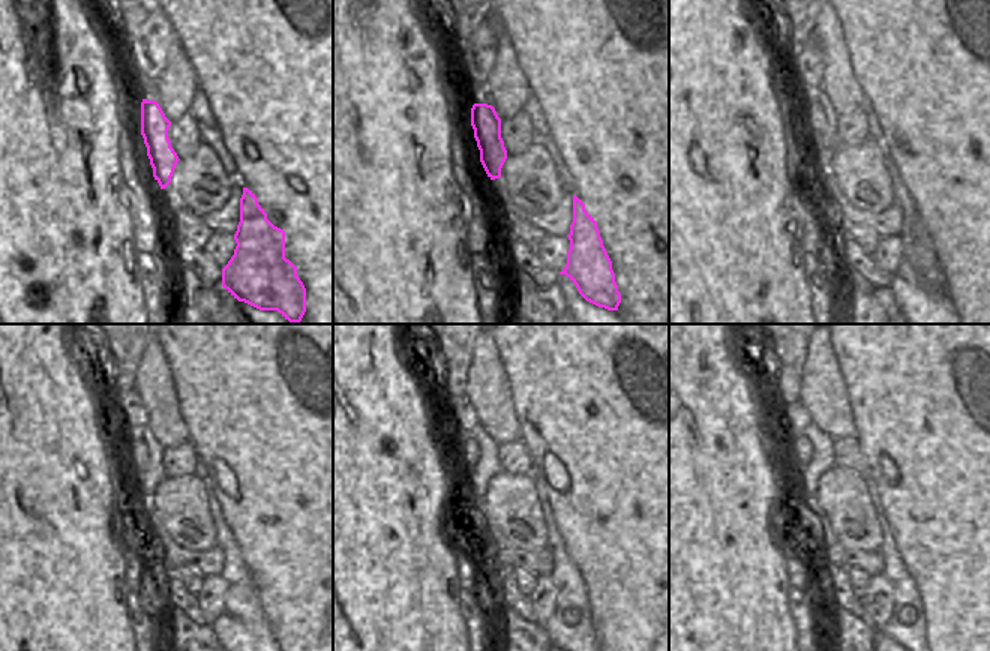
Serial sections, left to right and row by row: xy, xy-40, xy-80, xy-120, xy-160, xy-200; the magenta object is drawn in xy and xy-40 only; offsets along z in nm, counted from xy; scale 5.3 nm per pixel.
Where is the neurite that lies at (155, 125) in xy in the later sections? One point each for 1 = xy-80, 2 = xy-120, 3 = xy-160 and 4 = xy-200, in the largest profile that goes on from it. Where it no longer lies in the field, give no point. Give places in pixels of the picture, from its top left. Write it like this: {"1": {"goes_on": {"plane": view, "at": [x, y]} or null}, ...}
{"1": {"goes_on": {"plane": "xy-80", "at": [815, 117]}}, "2": {"goes_on": {"plane": "xy-120", "at": [138, 450]}}, "3": {"goes_on": {"plane": "xy-160", "at": [470, 450]}}, "4": {"goes_on": {"plane": "xy-200", "at": [801, 450]}}}

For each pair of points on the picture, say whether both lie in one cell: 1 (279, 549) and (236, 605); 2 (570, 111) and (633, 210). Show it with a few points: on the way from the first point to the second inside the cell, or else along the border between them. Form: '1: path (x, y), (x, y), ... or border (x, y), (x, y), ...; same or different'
1: border (239, 551), (266, 617); different
2: path (594, 135), (618, 159), (621, 186); same

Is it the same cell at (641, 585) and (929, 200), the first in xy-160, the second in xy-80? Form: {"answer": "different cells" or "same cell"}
{"answer": "same cell"}

